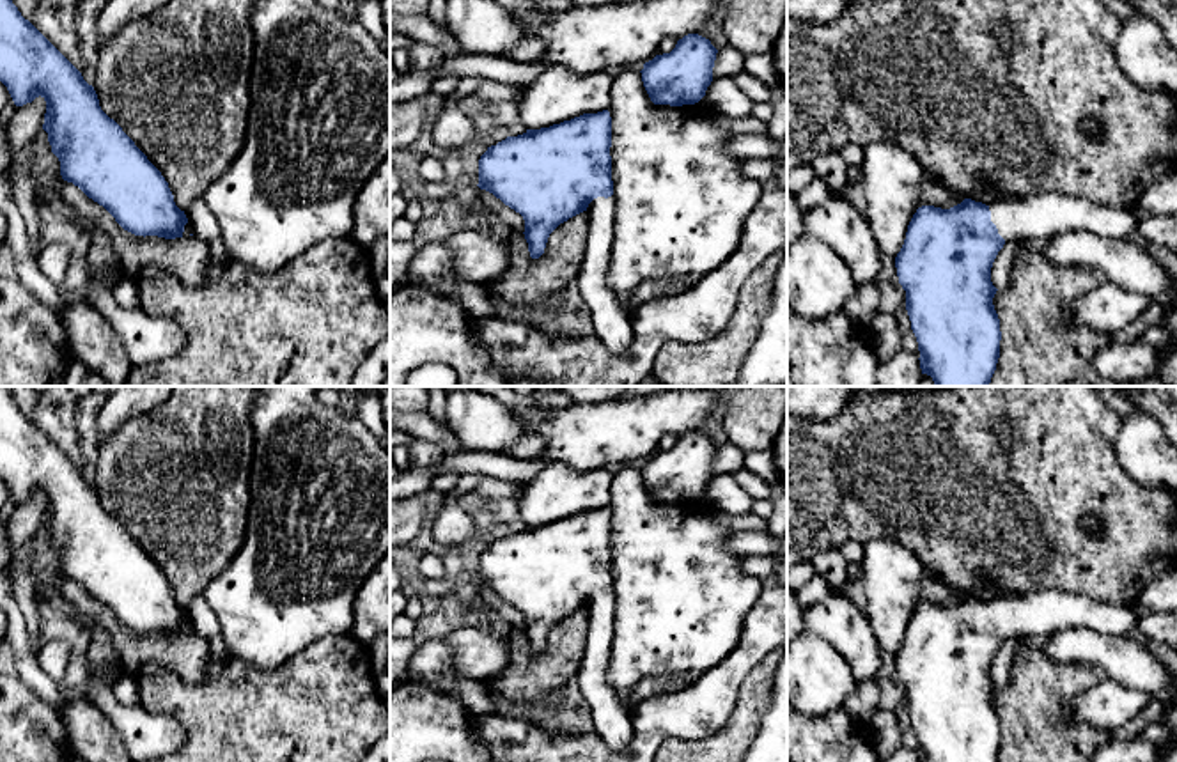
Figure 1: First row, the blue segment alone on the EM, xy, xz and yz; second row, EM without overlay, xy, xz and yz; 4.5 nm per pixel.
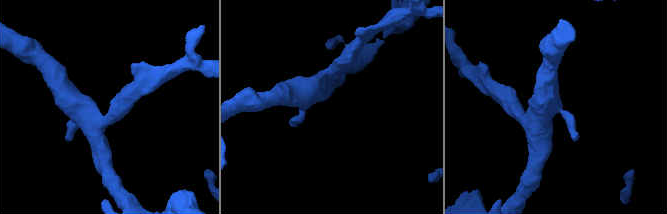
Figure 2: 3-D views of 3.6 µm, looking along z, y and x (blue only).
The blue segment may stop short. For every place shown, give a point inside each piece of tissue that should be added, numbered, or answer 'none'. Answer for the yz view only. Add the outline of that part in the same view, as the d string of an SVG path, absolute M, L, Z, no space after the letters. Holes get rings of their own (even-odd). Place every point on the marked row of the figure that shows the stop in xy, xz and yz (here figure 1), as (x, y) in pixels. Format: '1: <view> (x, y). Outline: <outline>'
1: yz (1036, 218). Outline: M1177 170L1156 181L1129 207L1111 207L1085 197L1039 193L1017 200L994 202L991 222L1005 241L1044 245L1062 232L1090 230L1126 239L1138 230L1142 216L1177 213Z

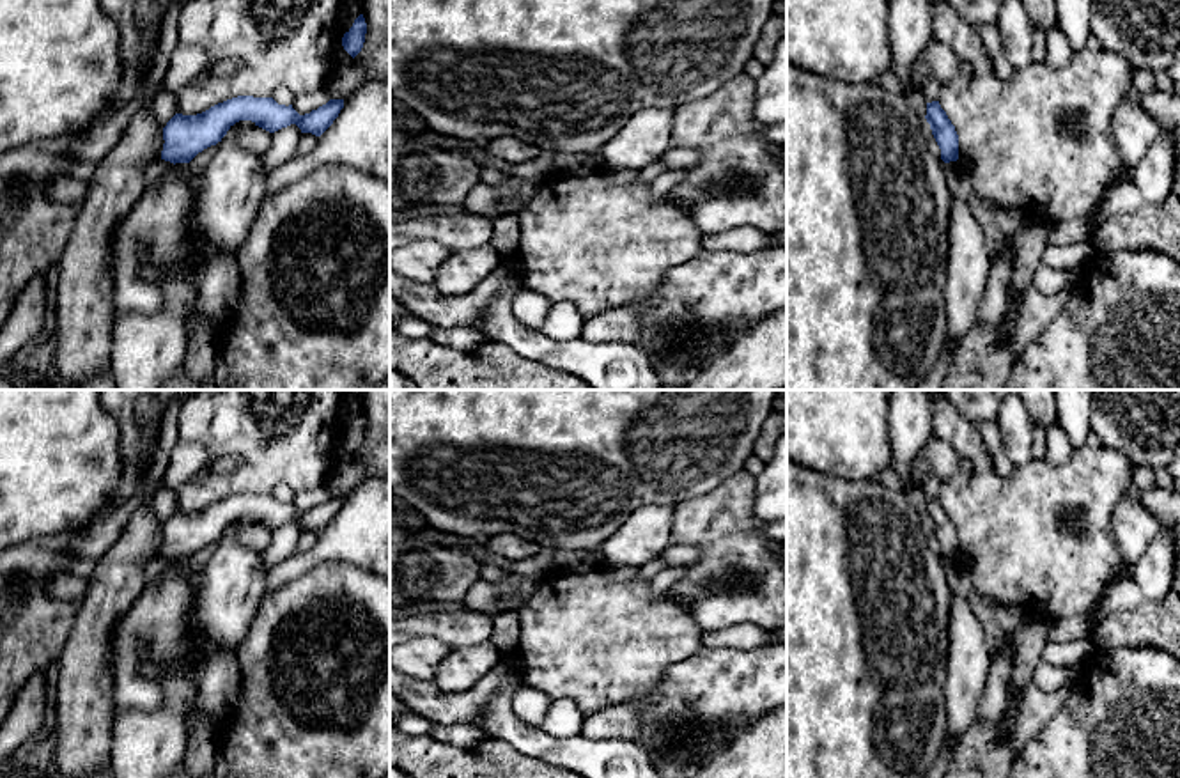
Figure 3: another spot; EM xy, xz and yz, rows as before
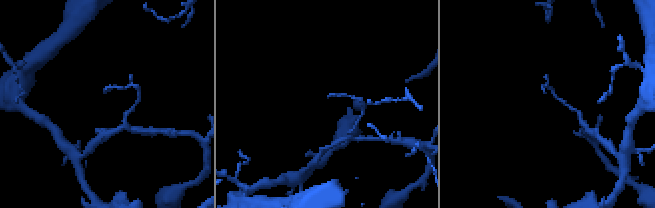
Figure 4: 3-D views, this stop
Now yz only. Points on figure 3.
none

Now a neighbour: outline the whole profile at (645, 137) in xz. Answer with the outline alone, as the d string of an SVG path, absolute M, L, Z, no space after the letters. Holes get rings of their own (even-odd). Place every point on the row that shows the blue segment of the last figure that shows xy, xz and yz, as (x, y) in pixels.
M643 108L595 154L597 168L641 170L672 145L673 108Z

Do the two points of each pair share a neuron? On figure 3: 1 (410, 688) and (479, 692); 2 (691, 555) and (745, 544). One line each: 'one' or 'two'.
1: one
2: two

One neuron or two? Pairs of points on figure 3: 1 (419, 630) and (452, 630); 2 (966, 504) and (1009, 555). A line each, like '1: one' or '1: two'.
1: one
2: one

